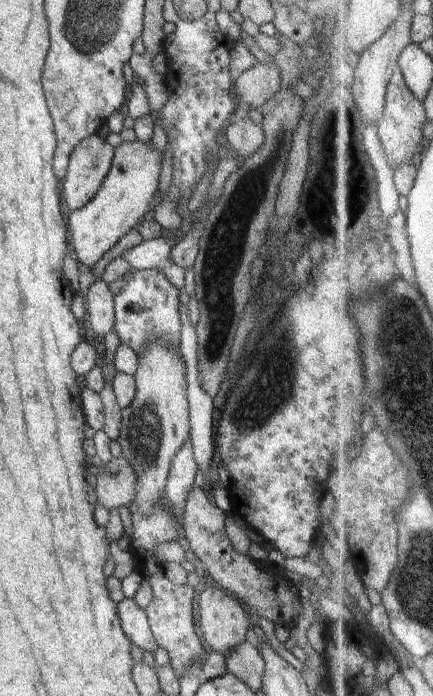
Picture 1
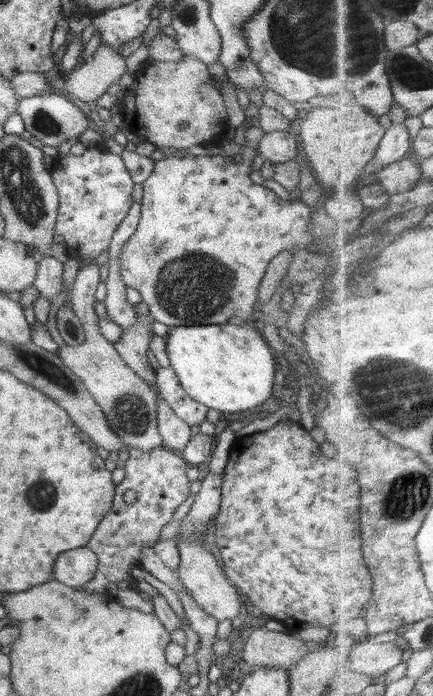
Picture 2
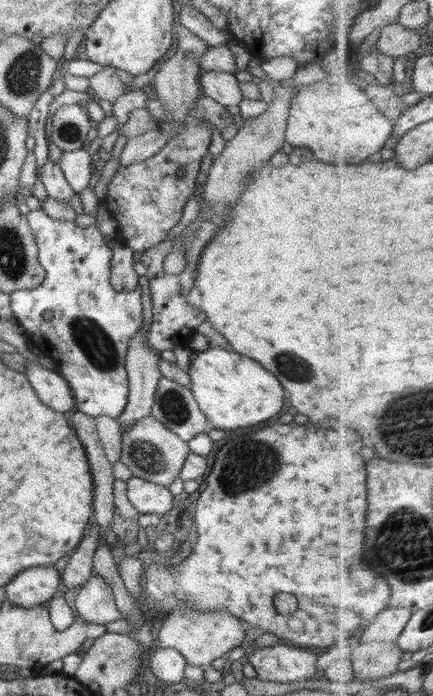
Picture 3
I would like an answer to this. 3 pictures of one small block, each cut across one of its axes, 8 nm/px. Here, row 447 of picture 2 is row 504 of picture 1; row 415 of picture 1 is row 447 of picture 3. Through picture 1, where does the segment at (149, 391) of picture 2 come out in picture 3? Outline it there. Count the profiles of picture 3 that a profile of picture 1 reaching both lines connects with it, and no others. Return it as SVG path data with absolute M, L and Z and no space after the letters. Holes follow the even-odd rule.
M152 416L138 420L122 431L121 458L134 477L168 487L179 477L186 458L191 454L188 443L174 435Z

